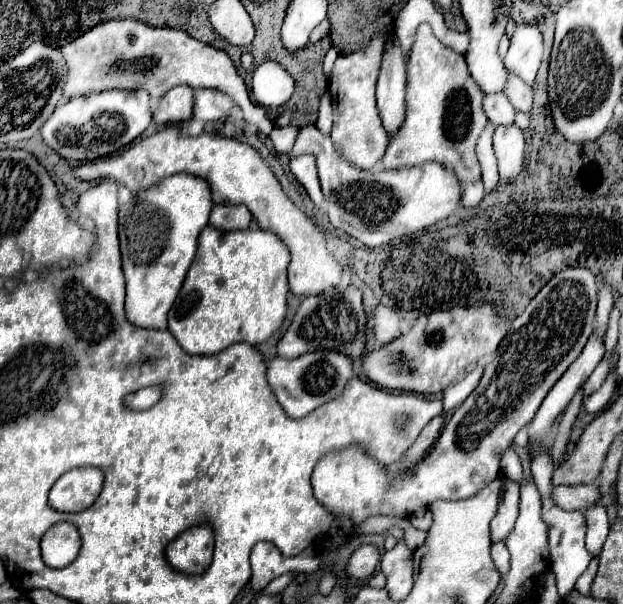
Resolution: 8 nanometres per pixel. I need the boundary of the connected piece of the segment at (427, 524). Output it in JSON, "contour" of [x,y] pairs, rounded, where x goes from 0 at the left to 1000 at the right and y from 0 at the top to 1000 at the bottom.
{"contour":[[[671,843],[668,849],[663,849],[657,856],[658,866],[661,866],[661,873],[668,873],[668,876],[687,879],[693,869],[693,851],[690,844],[682,844],[677,848],[677,843]]]}

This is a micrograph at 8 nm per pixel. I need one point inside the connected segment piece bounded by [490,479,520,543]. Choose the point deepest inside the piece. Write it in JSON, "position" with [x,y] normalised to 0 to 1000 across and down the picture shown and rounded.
{"position":[807,866]}

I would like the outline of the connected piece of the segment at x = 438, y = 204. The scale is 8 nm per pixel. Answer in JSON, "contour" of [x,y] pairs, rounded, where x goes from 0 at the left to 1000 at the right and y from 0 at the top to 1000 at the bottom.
{"contour":[[[504,207],[482,217],[464,260],[477,260],[490,247],[491,253],[507,257],[510,290],[517,310],[523,313],[526,359],[533,376],[571,392],[587,409],[607,409],[632,392],[677,382],[726,356],[738,339],[742,306],[709,273],[681,270],[661,280],[581,283],[549,263],[530,224],[514,220]]]}

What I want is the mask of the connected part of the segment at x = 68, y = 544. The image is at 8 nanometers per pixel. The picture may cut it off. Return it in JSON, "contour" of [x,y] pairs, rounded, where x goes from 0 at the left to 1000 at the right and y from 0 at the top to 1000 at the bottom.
{"contour":[[[109,863],[83,869],[77,882],[67,889],[67,925],[77,939],[96,942],[103,935],[112,935],[125,922],[125,912],[128,882]]]}

